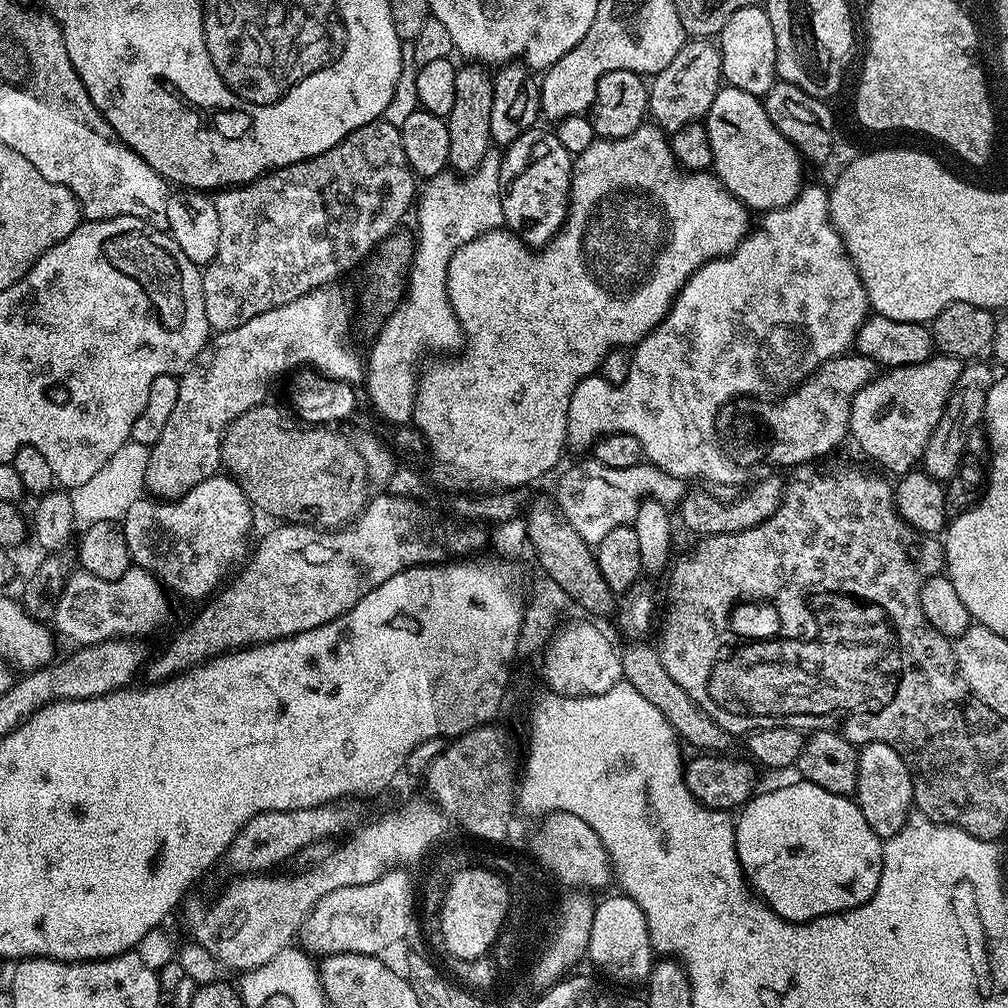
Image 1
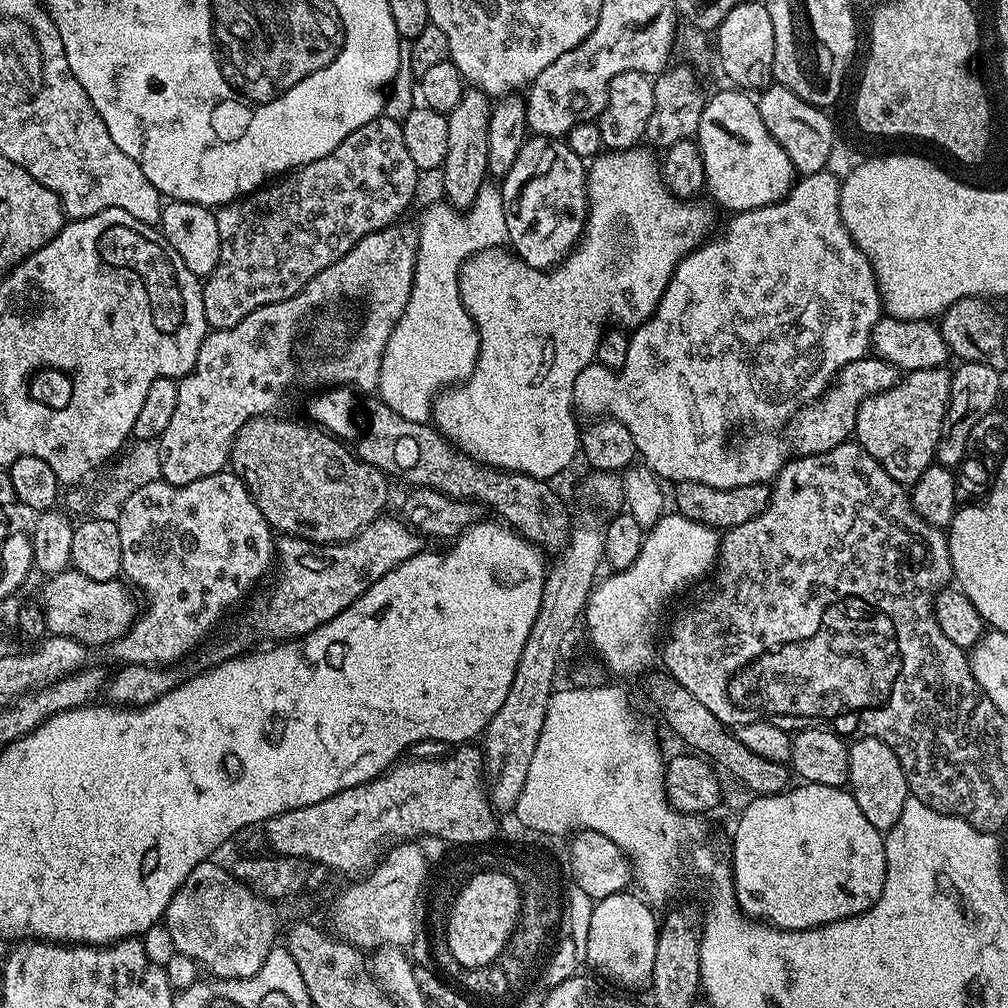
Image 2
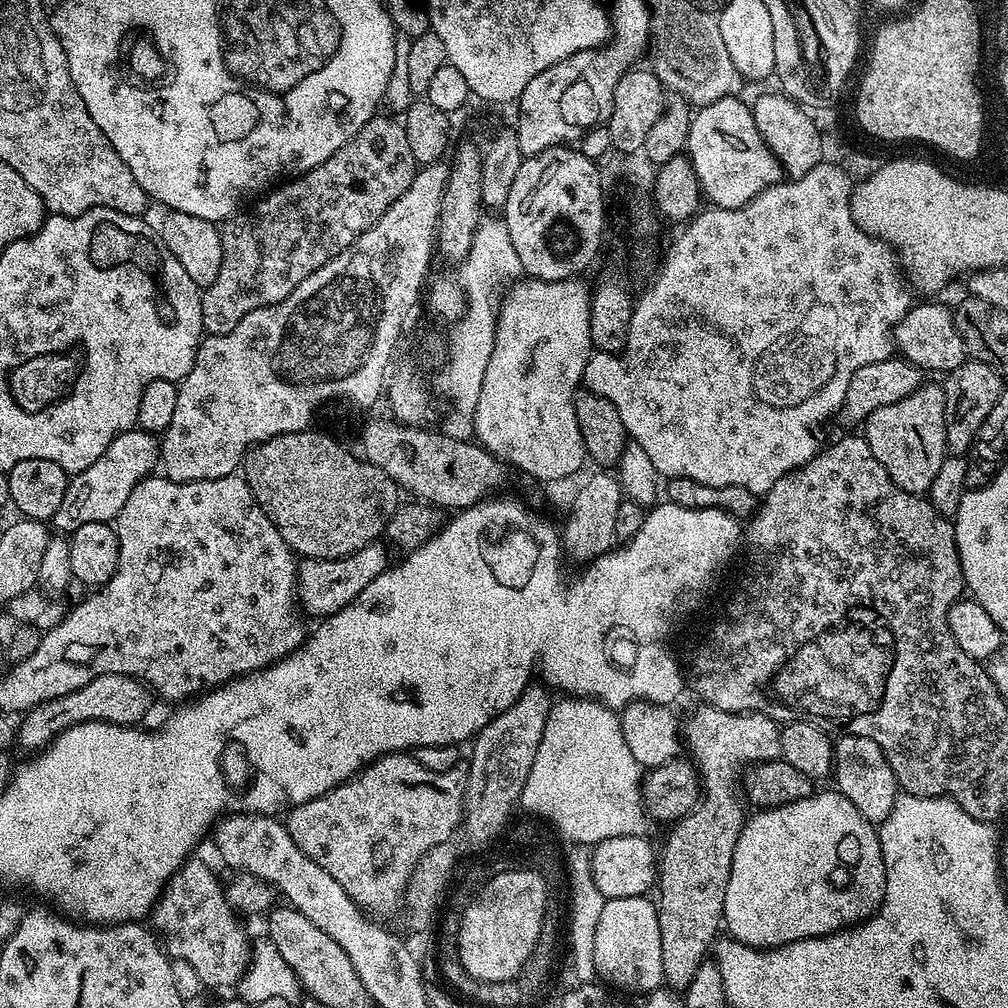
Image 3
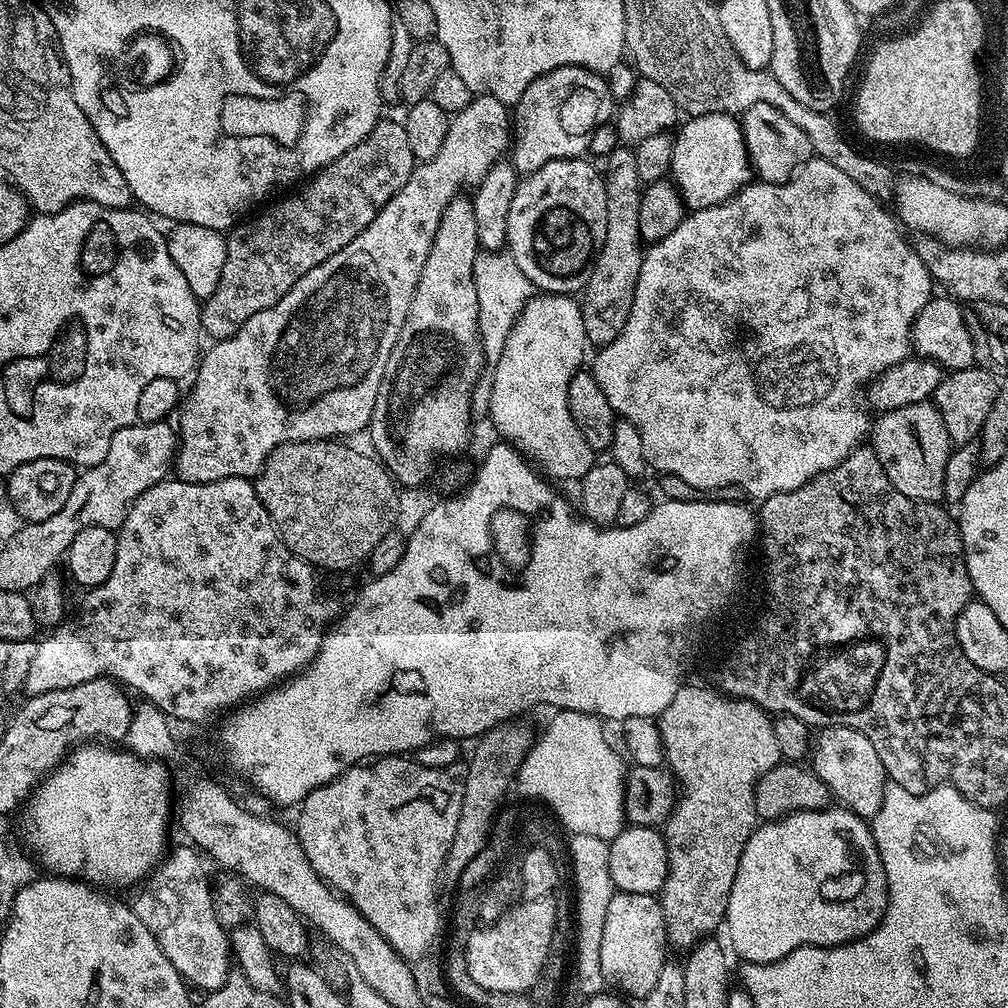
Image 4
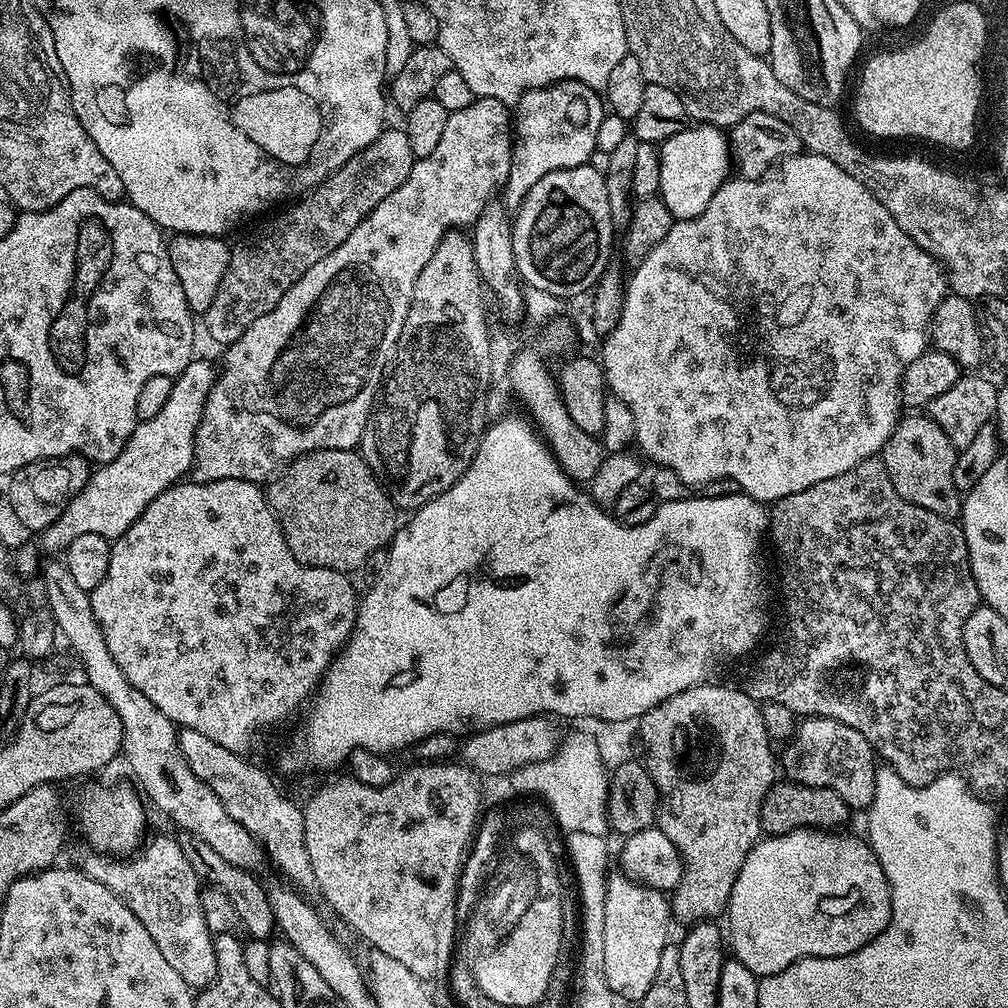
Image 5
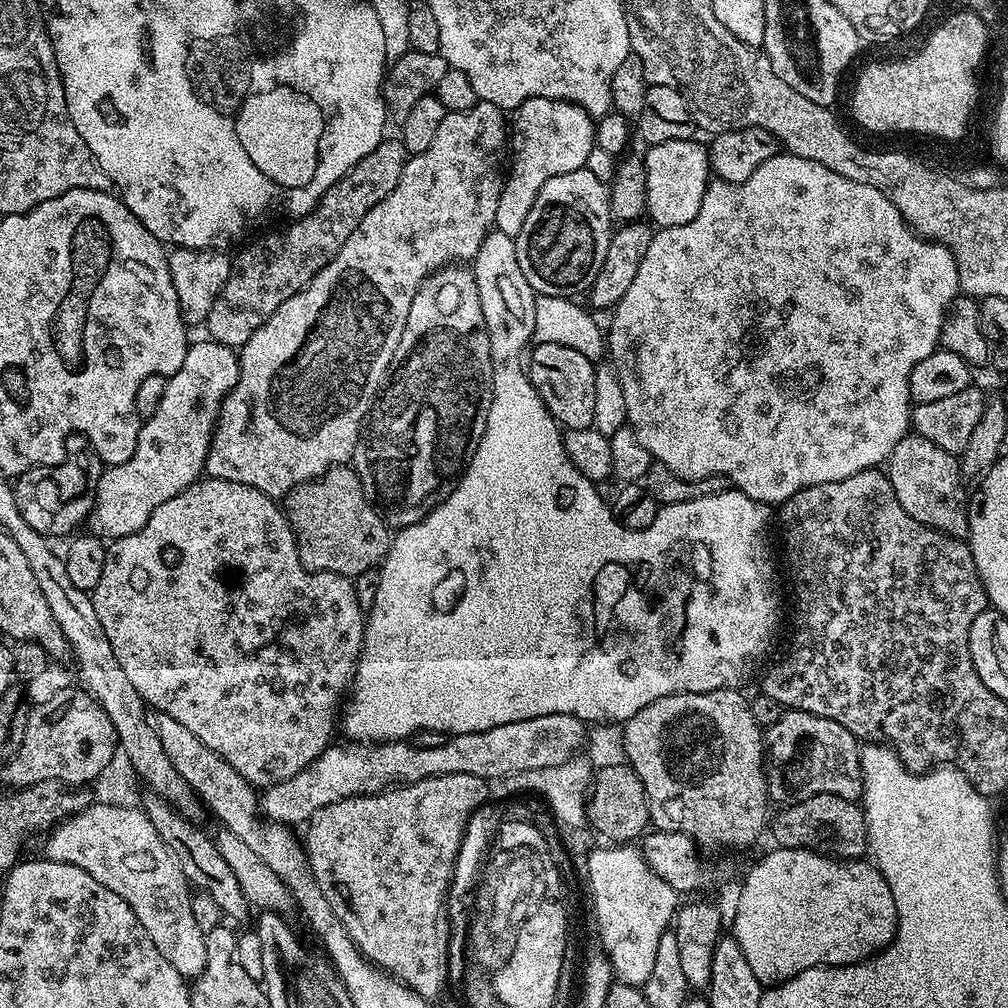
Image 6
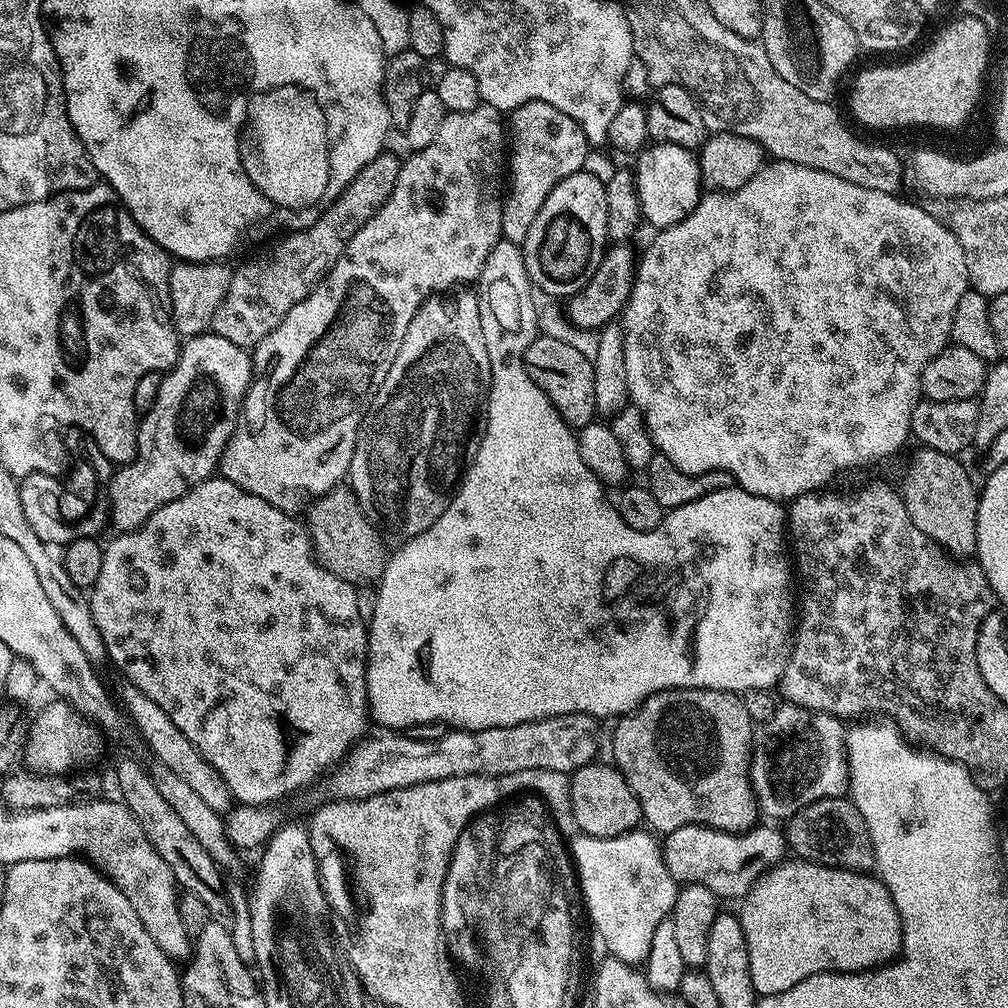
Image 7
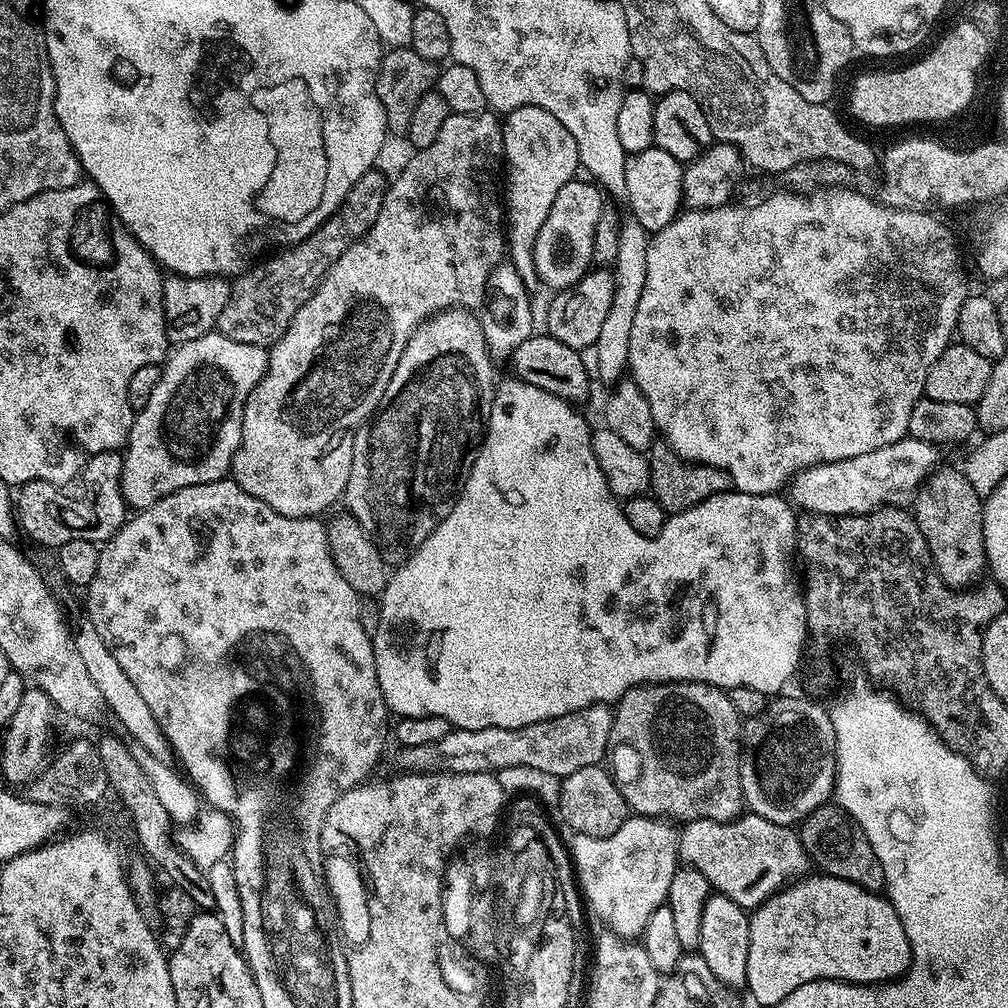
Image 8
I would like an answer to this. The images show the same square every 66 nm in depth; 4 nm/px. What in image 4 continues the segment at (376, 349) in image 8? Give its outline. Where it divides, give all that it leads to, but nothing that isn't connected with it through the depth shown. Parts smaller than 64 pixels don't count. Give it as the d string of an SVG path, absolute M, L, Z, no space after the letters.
M476 96L461 112L455 113L449 119L446 138L442 142L442 147L438 150L438 154L434 154L434 158L417 163L416 168L406 182L406 186L402 186L402 190L398 190L398 194L394 194L394 198L390 198L390 202L386 202L386 206L382 206L382 210L378 210L374 222L370 222L370 226L366 226L366 230L359 232L354 238L354 242L342 246L342 250L338 250L338 254L334 254L330 258L326 258L326 262L314 266L314 270L310 270L305 276L298 278L298 282L294 282L291 290L277 304L262 310L258 314L254 314L254 318L247 320L233 336L225 340L215 341L211 345L213 348L205 356L203 353L199 357L198 367L194 372L196 381L193 382L192 389L189 392L187 389L186 395L182 400L182 407L178 412L180 424L178 423L178 447L174 461L174 472L179 479L191 484L209 484L210 482L225 480L231 476L252 478L263 468L271 452L284 443L348 438L346 436L352 436L355 432L363 433L367 429L368 423L372 421L374 402L378 394L378 386L384 377L386 362L390 358L390 354L394 350L394 342L398 342L398 334L406 322L408 307L412 301L414 290L418 286L418 278L422 274L422 266L426 262L426 254L430 254L430 246L432 245L434 234L438 230L438 222L442 218L442 210L446 210L448 203L461 190L464 190L460 188L469 187L468 189L471 189L473 186L480 184L482 178L486 178L490 166L498 163L505 153L509 151L510 141L513 136L514 124L510 119L509 105L503 104L498 98L493 96Z

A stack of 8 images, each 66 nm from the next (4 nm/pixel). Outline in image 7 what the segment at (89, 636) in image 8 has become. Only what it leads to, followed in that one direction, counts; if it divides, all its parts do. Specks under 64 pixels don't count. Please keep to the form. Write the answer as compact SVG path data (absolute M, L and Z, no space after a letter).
M123 685L122 700L125 711L139 734L140 738L149 746L152 756L162 762L172 774L178 775L189 787L196 791L198 798L205 802L206 806L221 814L227 813L233 805L233 799L228 788L222 782L217 772L201 758L201 754L180 730L174 726L169 716L148 695L142 694L132 685Z

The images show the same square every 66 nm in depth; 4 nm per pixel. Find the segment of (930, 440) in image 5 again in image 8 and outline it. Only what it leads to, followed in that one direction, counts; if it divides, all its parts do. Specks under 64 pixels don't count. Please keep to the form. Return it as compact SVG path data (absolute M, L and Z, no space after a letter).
M937 467L914 497L914 519L926 538L936 572L947 588L967 590L981 579L988 559L982 534L984 505L959 467Z

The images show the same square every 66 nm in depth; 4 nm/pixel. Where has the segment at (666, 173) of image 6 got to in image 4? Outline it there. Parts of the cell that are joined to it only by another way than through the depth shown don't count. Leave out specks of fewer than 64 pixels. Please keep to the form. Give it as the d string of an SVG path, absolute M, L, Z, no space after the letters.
M711 112L685 119L672 141L670 176L688 210L708 208L736 195L754 176L740 120L727 112Z

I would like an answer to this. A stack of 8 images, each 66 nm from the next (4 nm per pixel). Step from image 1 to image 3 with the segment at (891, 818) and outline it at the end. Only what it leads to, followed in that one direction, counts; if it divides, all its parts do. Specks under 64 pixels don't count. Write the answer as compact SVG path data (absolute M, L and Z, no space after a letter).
M844 734L839 738L841 740L837 739L834 744L836 749L836 763L834 765L835 787L846 798L850 798L850 802L854 802L854 806L858 806L858 814L862 814L862 818L866 818L874 826L879 826L883 824L886 818L890 818L890 810L894 810L894 802L898 795L898 785L894 770L890 770L890 762L886 762L886 754L878 746L878 742L851 734Z

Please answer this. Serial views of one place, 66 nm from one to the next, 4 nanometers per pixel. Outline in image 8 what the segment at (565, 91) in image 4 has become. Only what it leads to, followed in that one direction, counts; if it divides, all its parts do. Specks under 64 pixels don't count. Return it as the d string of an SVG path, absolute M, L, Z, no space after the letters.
M522 106L518 110L514 110L513 112L507 113L503 117L502 120L502 131L500 133L500 143L502 145L502 164L503 167L506 169L506 176L508 172L508 188L506 184L506 256L507 259L512 263L514 266L514 270L516 271L516 274L518 278L521 279L521 282L525 289L531 290L532 287L537 287L538 284L538 277L536 275L536 267L534 266L534 260L532 258L532 255L534 254L534 242L536 241L536 238L538 236L538 230L542 228L542 222L546 222L546 214L550 214L550 206L554 206L554 198L558 198L558 190L562 190L562 186L566 186L566 182L570 182L571 180L577 179L578 176L578 169L580 168L580 155L578 154L578 144L574 142L574 134L570 134L570 130L566 130L566 126L562 126L562 122L558 122L558 118L554 118L554 114L550 114L550 110L542 110L538 106Z

